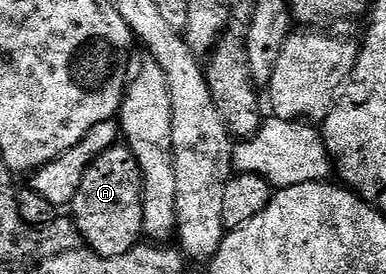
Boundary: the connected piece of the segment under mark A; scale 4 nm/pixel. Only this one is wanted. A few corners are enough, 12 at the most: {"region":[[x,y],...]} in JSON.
{"region":[[126,144],[87,167],[69,207],[102,258],[143,232],[143,176]]}

